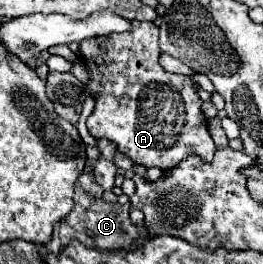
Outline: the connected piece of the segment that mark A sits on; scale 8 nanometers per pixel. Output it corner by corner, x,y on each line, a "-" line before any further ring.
131,21
127,33
111,33
111,37
91,37
91,41
81,41
79,55
89,73
89,83
83,87
95,99
95,109
87,117
87,129
93,137
113,141
123,155
145,167
173,169
189,155
197,155
203,161
213,159
215,143
207,131
207,119
201,111
201,99
195,93
191,77
167,73
159,65
159,27
155,23

